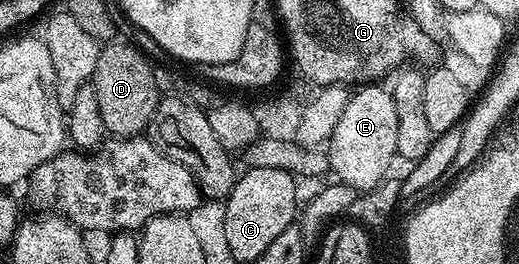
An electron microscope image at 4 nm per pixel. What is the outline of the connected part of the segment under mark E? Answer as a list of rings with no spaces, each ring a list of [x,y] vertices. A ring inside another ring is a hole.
[[[365,84],[362,90],[354,89],[349,95],[347,108],[343,108],[343,116],[339,116],[339,124],[335,124],[333,135],[327,143],[327,153],[329,155],[329,169],[335,175],[336,181],[344,182],[347,186],[352,186],[358,192],[372,190],[381,185],[390,173],[389,165],[397,158],[397,133],[399,123],[395,116],[395,100],[392,89],[381,87],[381,84]]]

